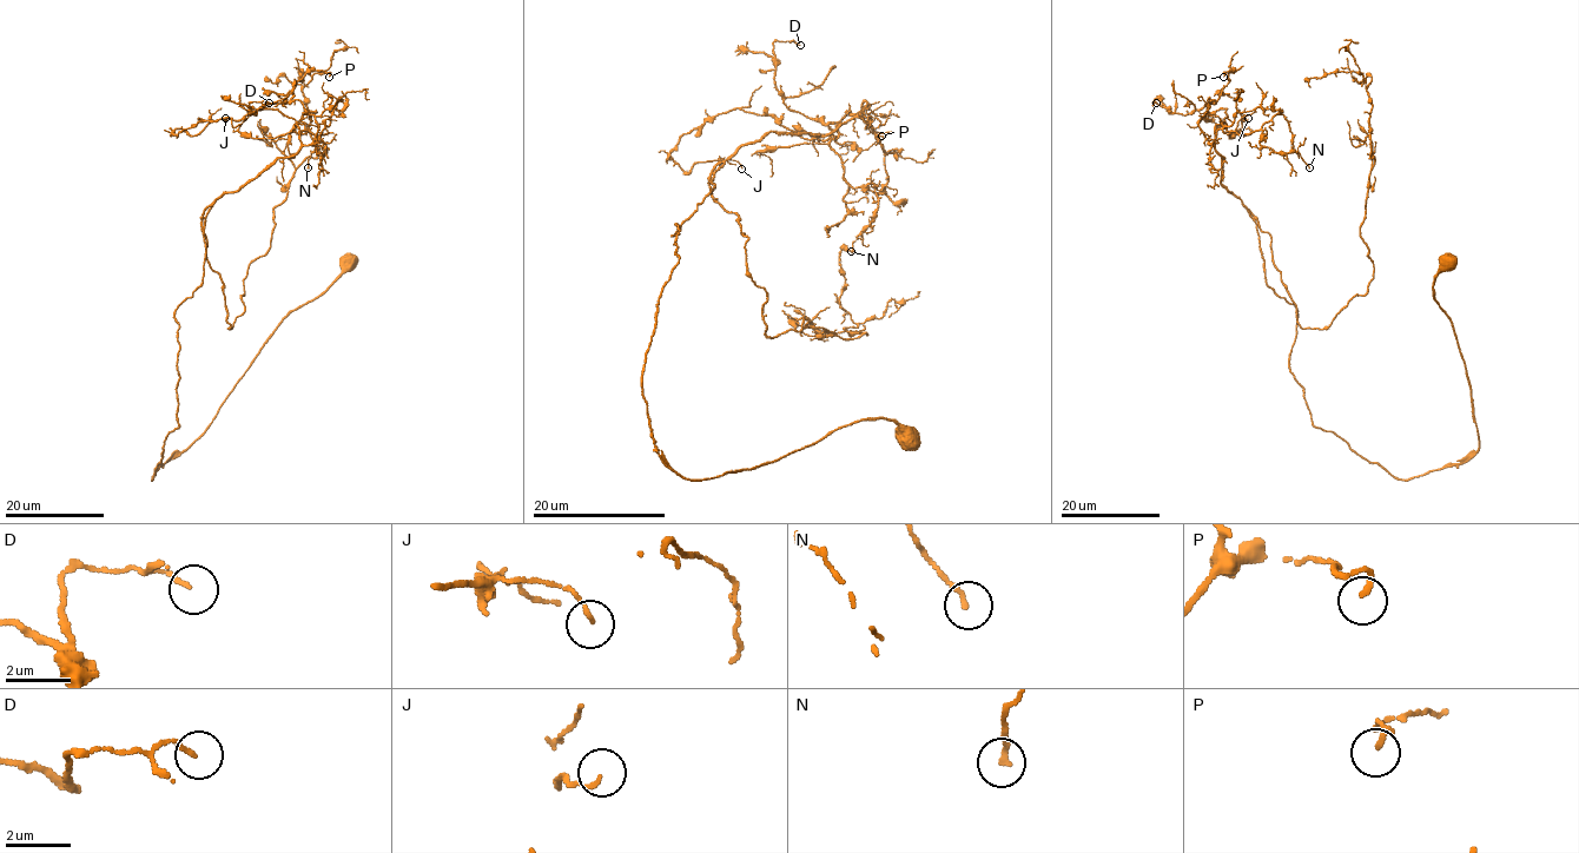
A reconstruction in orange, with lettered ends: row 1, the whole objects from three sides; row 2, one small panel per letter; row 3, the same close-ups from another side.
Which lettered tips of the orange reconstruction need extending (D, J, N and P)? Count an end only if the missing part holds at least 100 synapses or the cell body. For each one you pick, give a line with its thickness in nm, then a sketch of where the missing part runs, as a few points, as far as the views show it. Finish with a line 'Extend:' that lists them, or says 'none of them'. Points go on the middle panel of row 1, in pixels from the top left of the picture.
Extend: none of them

